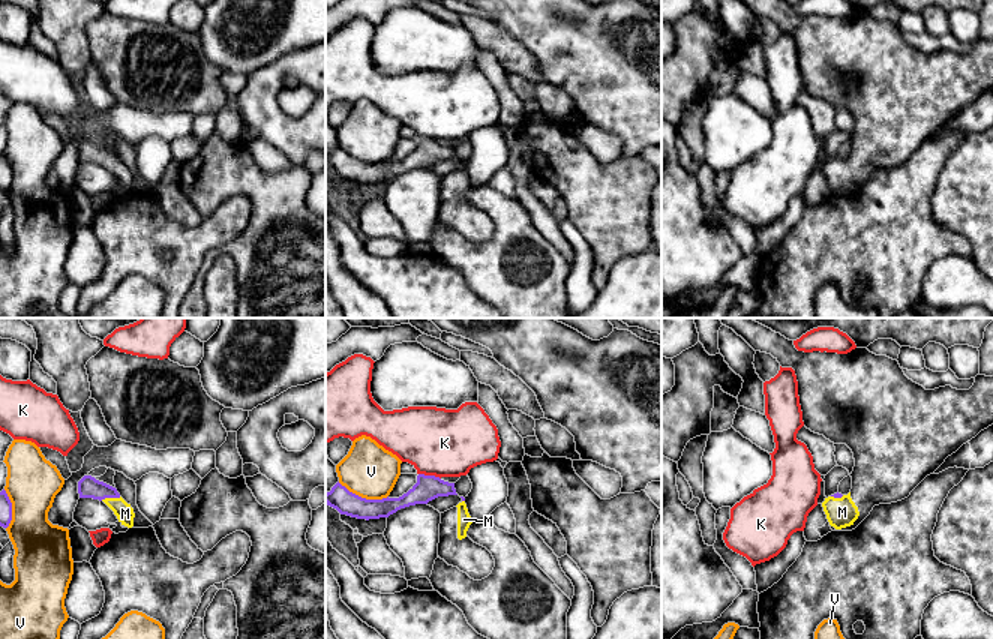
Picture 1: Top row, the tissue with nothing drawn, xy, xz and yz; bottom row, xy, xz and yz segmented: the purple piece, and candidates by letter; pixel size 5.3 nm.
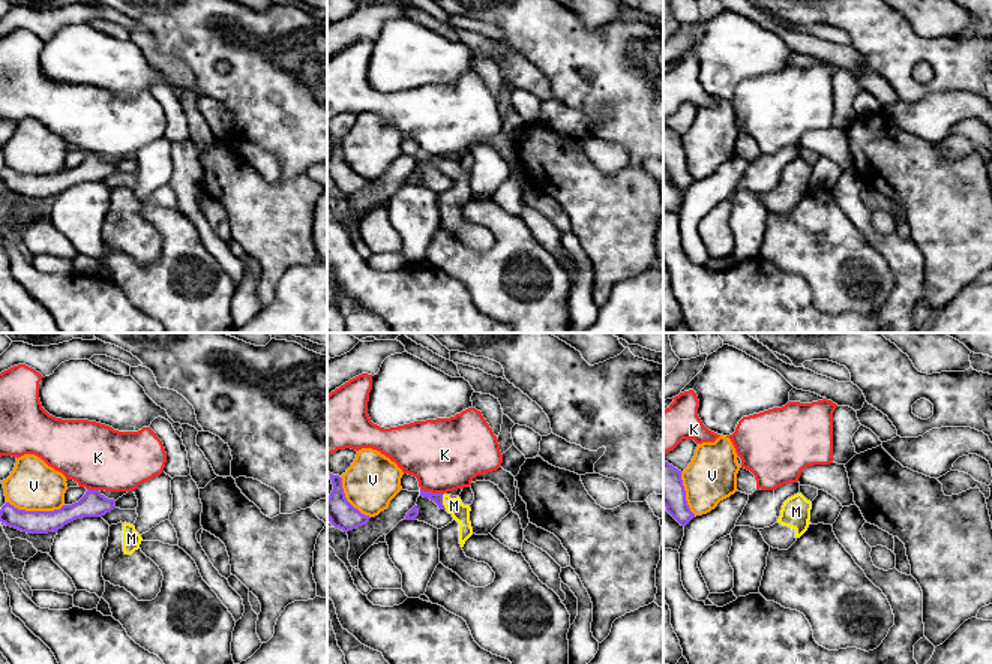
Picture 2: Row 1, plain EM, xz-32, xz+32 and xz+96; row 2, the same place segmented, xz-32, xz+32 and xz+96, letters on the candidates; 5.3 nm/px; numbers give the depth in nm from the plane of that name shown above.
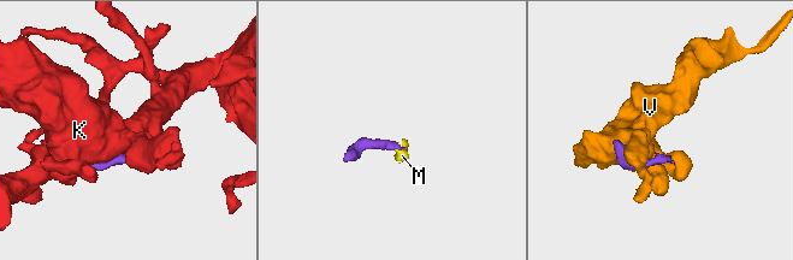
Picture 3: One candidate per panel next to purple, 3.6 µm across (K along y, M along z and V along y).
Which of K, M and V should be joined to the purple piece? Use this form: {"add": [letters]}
{"add": ["M"]}

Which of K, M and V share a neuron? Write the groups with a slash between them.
K / M / V

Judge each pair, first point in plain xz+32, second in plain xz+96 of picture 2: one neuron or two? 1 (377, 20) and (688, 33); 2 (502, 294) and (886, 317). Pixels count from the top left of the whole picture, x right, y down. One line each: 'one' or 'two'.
1: one
2: two

